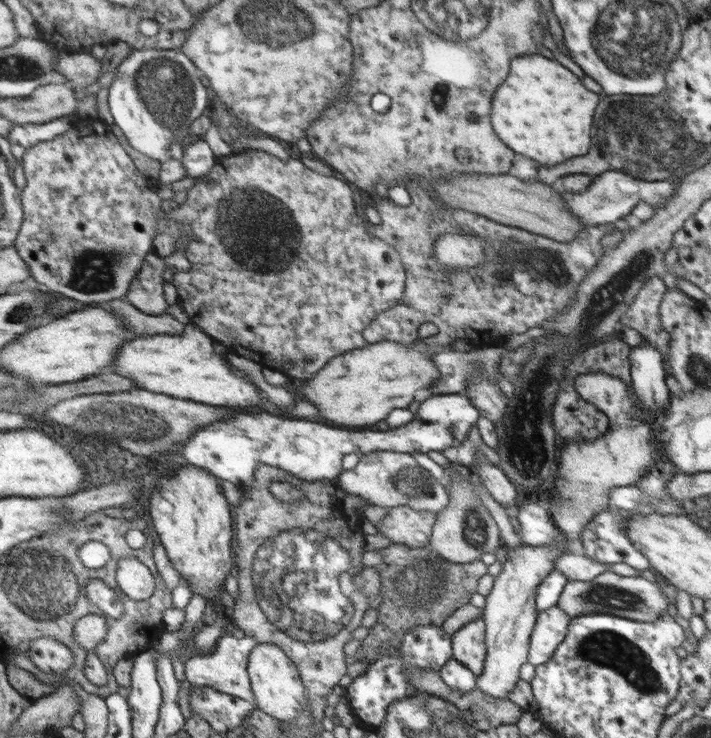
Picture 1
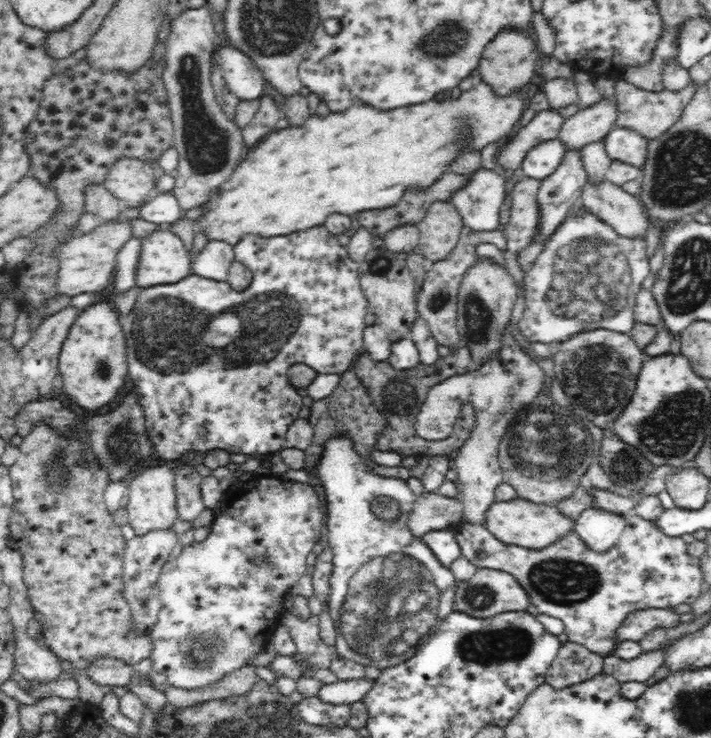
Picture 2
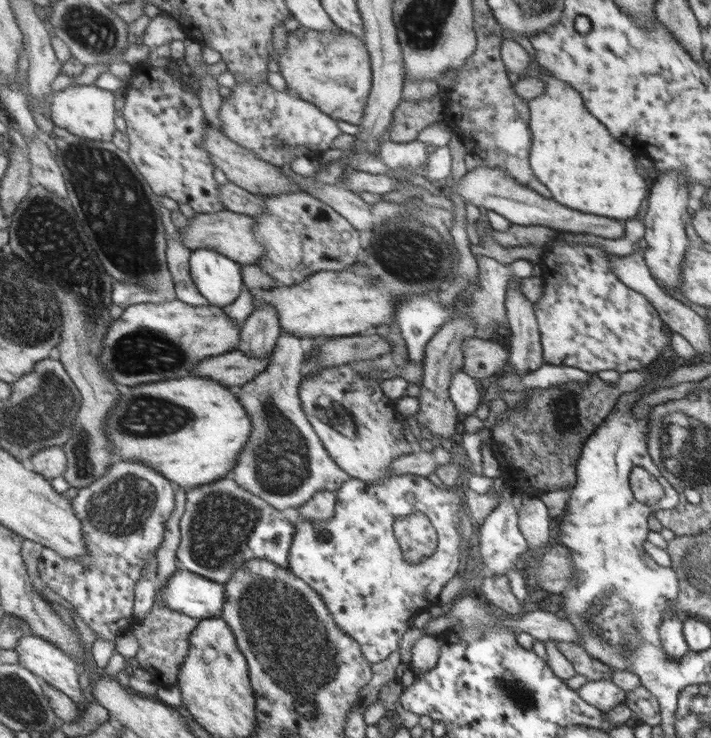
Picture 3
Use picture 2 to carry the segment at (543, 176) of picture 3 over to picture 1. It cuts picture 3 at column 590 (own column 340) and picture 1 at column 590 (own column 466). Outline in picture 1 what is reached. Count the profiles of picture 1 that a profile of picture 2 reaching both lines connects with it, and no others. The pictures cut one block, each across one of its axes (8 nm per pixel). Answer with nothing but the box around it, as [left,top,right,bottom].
[490,54,599,167]

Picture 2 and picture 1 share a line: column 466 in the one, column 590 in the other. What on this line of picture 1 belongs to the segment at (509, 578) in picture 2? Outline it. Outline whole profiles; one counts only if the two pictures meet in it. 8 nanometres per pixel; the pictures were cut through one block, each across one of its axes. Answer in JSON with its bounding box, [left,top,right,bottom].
[555,571,667,622]

